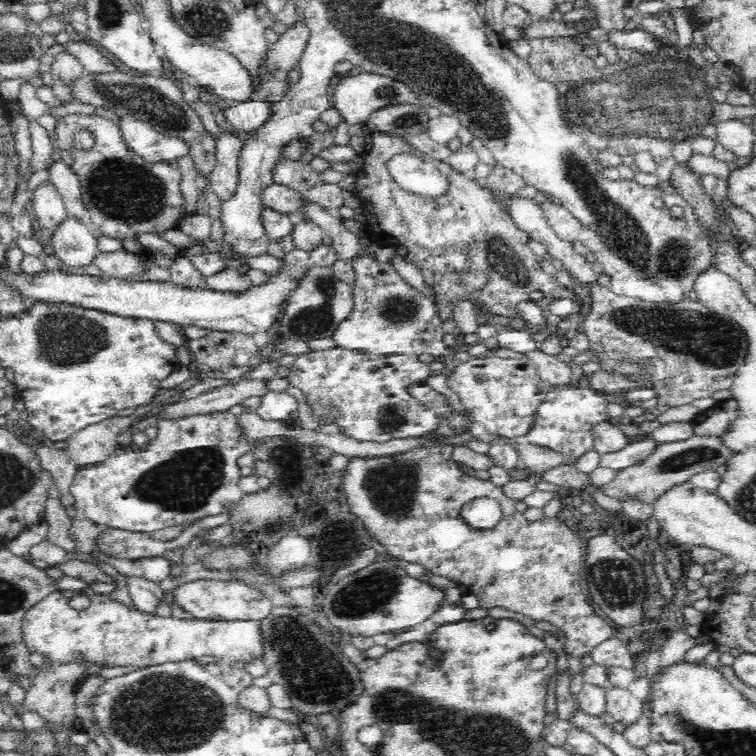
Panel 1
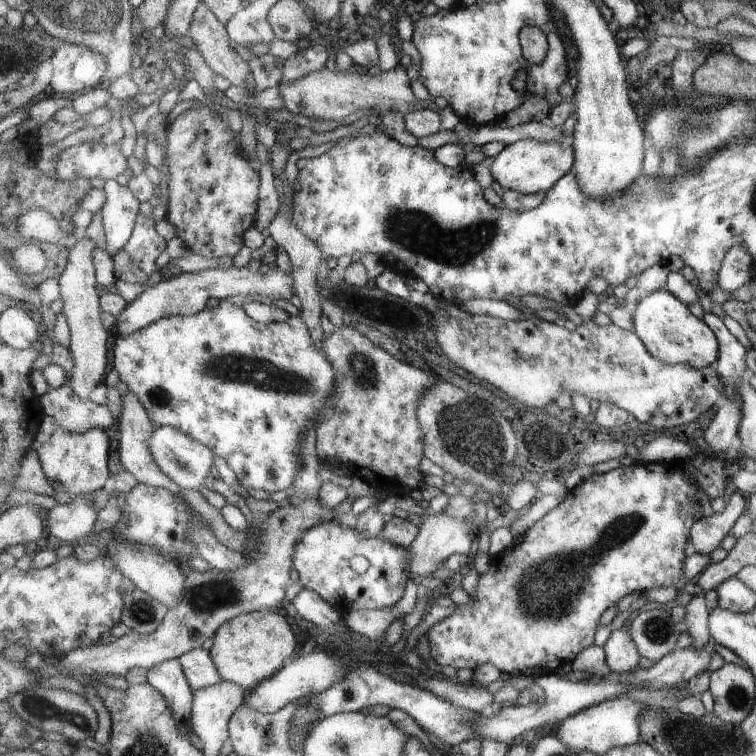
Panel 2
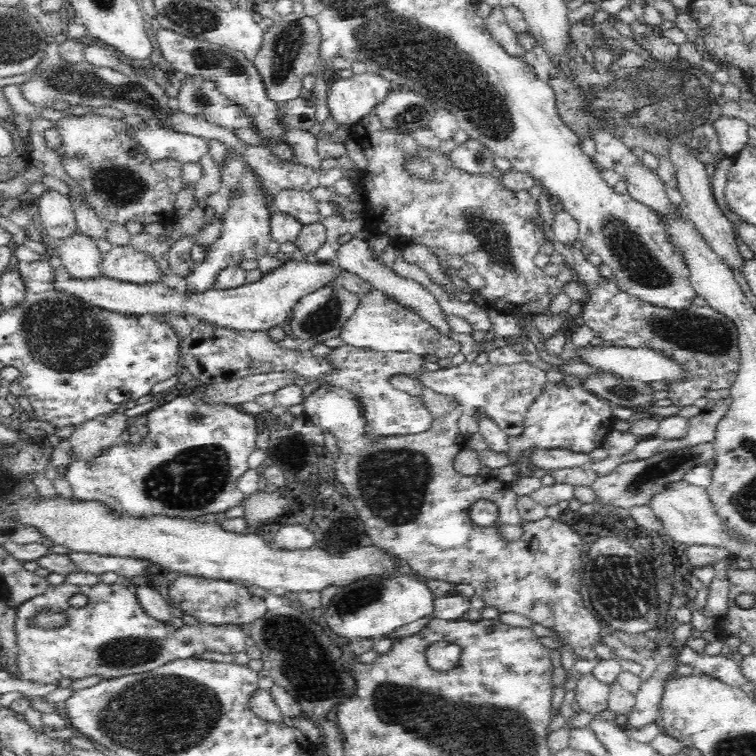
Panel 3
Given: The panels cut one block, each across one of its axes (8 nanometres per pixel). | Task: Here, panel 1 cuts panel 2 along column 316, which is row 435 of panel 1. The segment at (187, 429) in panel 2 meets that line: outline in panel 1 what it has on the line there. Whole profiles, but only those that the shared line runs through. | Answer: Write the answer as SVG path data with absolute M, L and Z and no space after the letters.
M334 347L298 355L288 367L294 367L289 376L290 382L302 390L316 422L348 438L378 443L418 438L434 432L442 424L447 424L456 433L469 431L475 420L468 410L462 413L462 409L452 408L442 419L412 396L412 386L424 386L434 375L428 365L420 361L418 355L371 355Z

